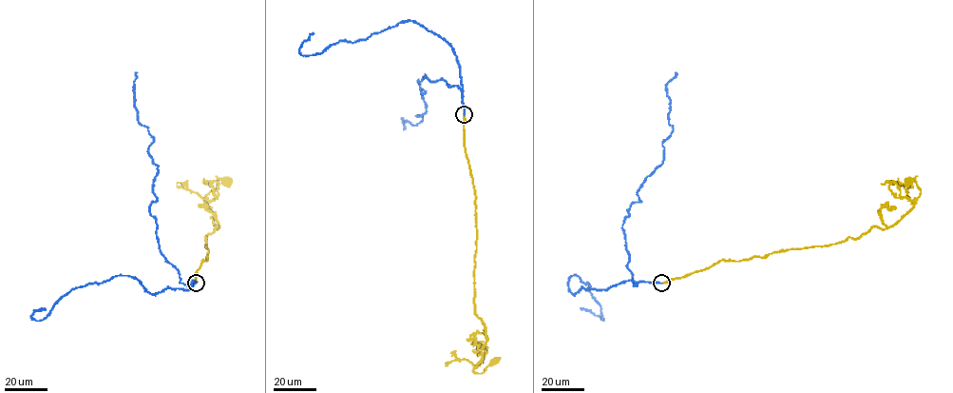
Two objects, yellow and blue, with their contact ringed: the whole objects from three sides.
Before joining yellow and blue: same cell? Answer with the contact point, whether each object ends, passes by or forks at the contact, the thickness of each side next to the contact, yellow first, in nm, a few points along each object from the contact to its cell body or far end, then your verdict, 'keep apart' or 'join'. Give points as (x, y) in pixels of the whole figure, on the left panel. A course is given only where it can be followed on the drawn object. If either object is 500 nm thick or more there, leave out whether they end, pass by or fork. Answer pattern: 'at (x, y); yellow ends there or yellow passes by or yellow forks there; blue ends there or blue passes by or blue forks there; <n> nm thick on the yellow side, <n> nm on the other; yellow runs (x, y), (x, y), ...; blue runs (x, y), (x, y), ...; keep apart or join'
at (196, 283); yellow ends there; blue ends there; 200 nm thick on the yellow side, 240 nm on the other; yellow runs (196, 283), (197, 271), (209, 251), (205, 237), (218, 227), (204, 198), (219, 179), (226, 182); blue runs (195, 283), (181, 283), (159, 248), (149, 211), (158, 167), (134, 106), (136, 72); join

